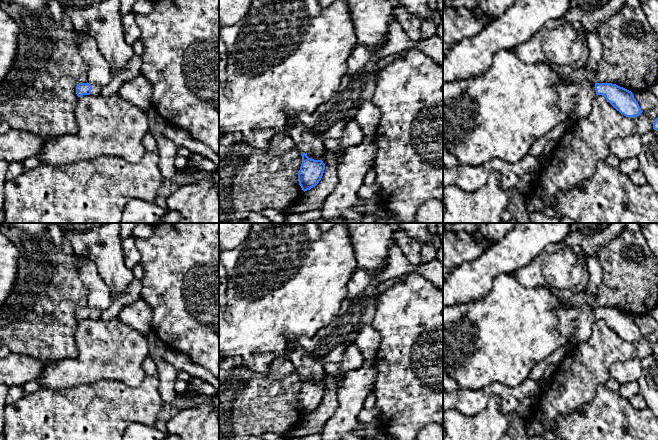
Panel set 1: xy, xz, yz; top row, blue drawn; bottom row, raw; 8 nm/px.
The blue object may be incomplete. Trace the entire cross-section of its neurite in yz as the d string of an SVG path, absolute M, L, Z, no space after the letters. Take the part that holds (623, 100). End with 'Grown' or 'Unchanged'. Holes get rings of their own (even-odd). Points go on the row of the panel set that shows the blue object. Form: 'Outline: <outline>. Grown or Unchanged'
Outline: M561 79L556 85L556 92L558 106L569 115L571 121L586 118L591 113L594 99L598 95L604 96L617 111L626 117L637 117L643 112L631 91L612 83L593 83L589 80L566 82Z. Grown

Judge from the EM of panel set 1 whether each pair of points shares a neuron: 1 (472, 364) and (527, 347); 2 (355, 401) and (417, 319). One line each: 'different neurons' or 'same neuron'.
1: same neuron
2: different neurons

